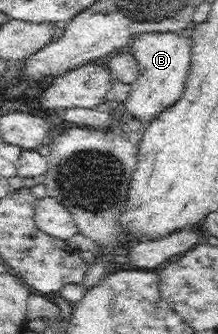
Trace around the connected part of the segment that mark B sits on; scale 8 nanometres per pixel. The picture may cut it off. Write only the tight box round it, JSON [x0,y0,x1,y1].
[126,33,192,123]

